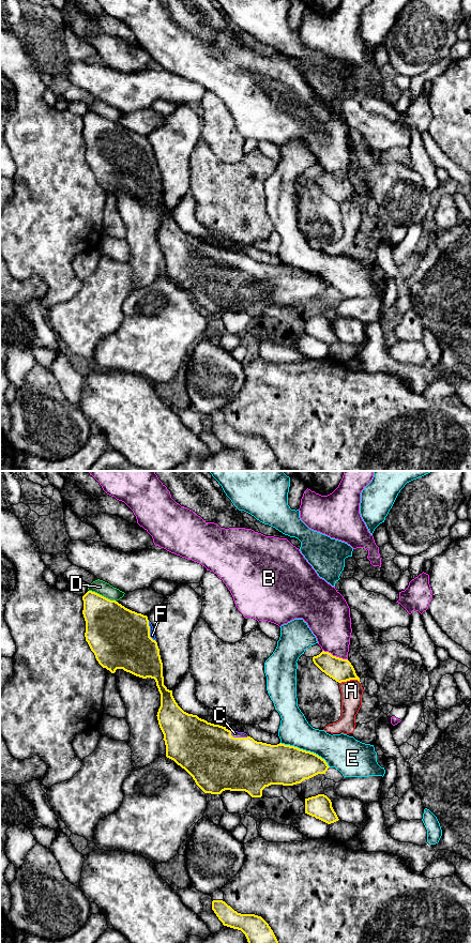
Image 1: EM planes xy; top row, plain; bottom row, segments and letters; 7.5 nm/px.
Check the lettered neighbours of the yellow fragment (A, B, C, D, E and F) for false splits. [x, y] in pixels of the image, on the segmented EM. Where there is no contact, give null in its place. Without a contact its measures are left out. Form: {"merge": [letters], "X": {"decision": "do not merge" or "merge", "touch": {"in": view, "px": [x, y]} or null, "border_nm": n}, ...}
{"merge": ["C", "F"], "A": {"decision": "do not merge", "touch": {"in": "xy", "px": [349, 680]}, "border_nm": 160}, "B": {"decision": "do not merge", "touch": {"in": "xy", "px": [335, 656]}, "border_nm": 200}, "C": {"decision": "merge", "touch": {"in": "xy", "px": [238, 738]}, "border_nm": 140}, "D": {"decision": "do not merge", "touch": {"in": "xy", "px": [103, 596]}, "border_nm": 220}, "E": {"decision": "do not merge", "touch": {"in": "xy", "px": [305, 750]}, "border_nm": 420}, "F": {"decision": "merge", "touch": {"in": "xy", "px": [149, 632]}, "border_nm": 170}}

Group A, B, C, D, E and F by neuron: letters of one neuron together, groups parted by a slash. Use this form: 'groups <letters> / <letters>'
groups A / B / C F / D / E

